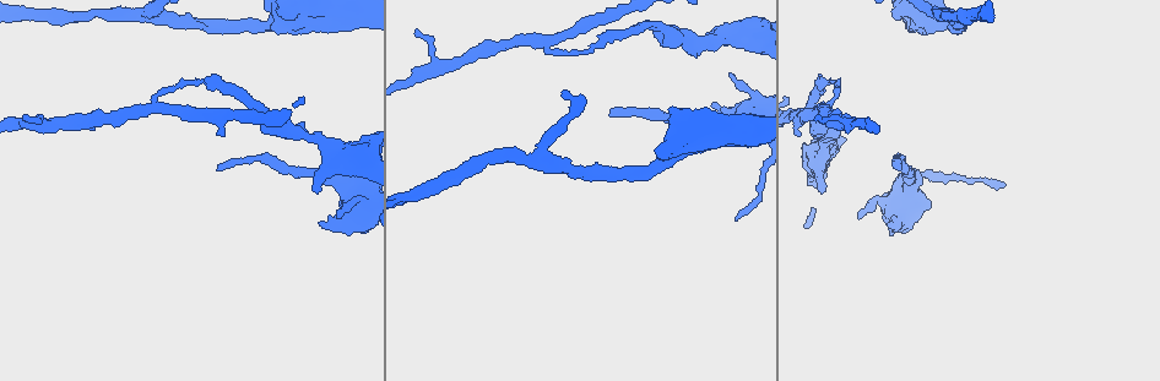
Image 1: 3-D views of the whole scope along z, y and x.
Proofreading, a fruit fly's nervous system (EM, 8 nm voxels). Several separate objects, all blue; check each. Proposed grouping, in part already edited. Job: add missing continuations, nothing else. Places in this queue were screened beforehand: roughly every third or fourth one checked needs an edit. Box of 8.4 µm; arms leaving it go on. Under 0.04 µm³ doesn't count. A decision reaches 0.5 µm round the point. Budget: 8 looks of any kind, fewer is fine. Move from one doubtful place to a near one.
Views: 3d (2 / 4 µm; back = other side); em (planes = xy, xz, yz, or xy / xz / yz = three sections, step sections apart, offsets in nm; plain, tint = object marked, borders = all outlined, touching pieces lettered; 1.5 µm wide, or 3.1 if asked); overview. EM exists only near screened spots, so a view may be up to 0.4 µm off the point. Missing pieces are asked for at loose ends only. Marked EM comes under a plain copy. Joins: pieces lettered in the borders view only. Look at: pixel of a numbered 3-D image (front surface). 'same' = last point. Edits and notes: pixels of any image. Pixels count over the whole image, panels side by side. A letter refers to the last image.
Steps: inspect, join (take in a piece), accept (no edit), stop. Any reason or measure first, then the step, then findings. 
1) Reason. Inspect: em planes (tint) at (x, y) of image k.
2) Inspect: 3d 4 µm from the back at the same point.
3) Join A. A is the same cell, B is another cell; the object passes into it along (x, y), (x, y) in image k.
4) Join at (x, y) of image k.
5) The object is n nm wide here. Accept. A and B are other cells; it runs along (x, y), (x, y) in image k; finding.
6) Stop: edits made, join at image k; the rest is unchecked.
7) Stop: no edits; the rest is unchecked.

Inspect: 3d 4 µm at (819, 116) of image 1.

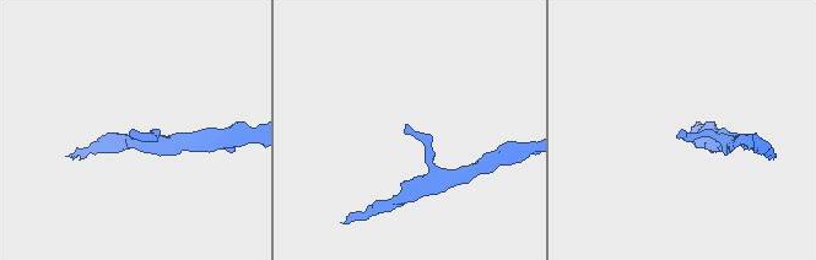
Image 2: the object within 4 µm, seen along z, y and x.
Shape alone is not enough. Inspect: em yz step 4 (borders) at (407, 127) of image 2.

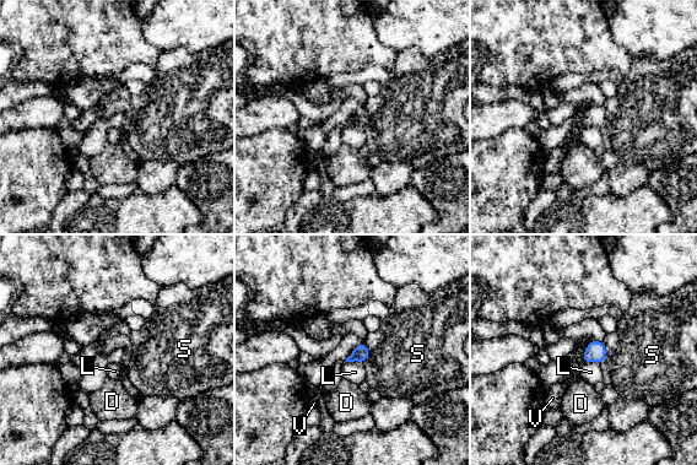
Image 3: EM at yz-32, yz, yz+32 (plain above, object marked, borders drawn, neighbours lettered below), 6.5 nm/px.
Cut it another way. Inspect: em planes (borders) at the same point.

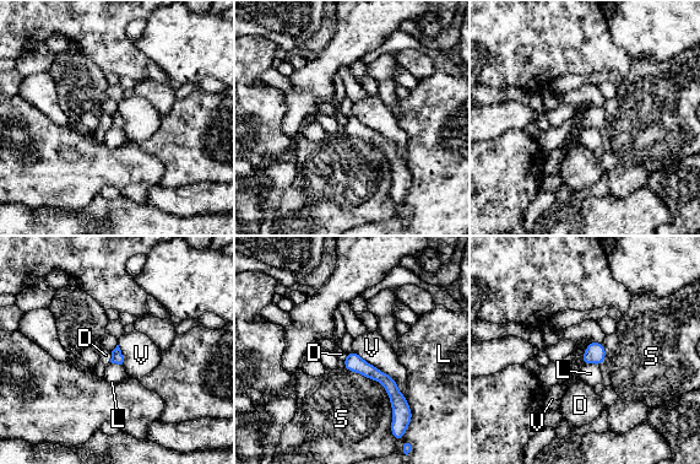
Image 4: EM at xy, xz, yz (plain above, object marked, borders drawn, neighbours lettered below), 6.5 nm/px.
Accept. D, L, S and V are other cells; a border runs along (352, 349), (388, 373), (405, 397) in image 4; no lettered piece goes on from it.

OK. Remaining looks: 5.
Free end. Inspect: 3d 4 µm from the back at (609, 117) of image 1.

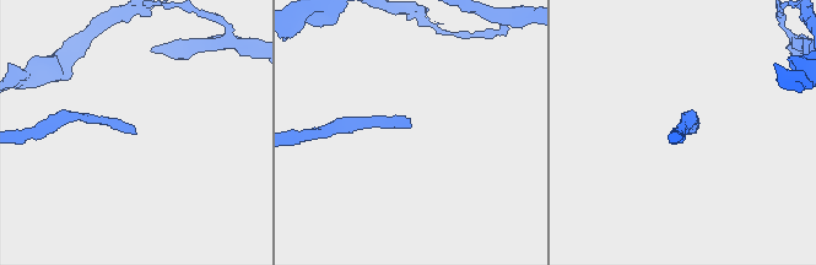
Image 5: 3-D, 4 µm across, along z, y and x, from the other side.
Need the tissue. Inspect: em xz step 8 (tint) at (409, 126) of image 5.

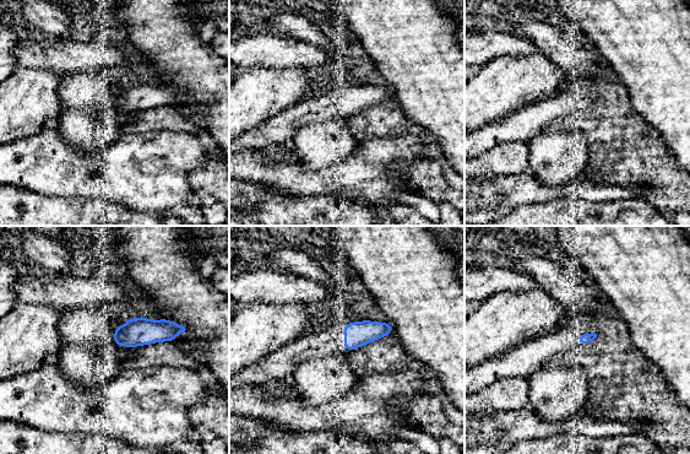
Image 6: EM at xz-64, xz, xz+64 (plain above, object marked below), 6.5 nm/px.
Inspect: em planes (borders) at the same point.

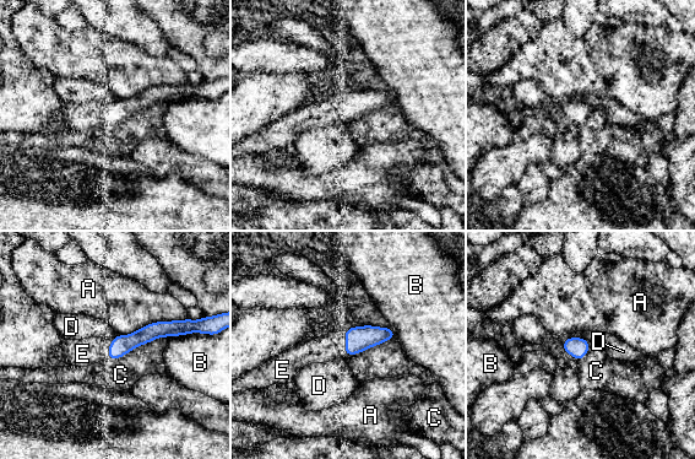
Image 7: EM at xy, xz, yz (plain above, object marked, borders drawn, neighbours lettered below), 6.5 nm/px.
The longest contact is with A, 480 nm. Join E. E is the same cell, A, B, C and D are other cells; the neuron continues.

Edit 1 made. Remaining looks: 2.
End of a long branch. Inspect: em planes (borders) at (1006, 185) of image 1.

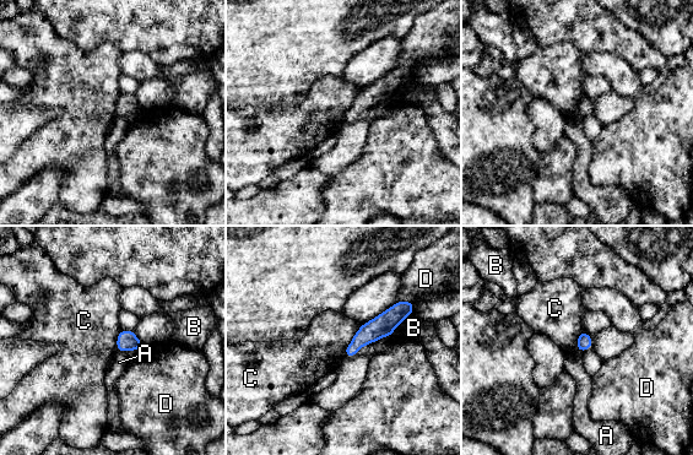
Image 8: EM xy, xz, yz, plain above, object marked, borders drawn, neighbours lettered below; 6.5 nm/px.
The longest contact is with C, 260 nm. Accept. A, B, C and D are other cells; a border runs along (363, 324), (355, 334), (344, 356) in image 8; no lettered piece goes on from it.

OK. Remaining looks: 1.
Stop: edits made, join at image 7; the rest is unchecked.

